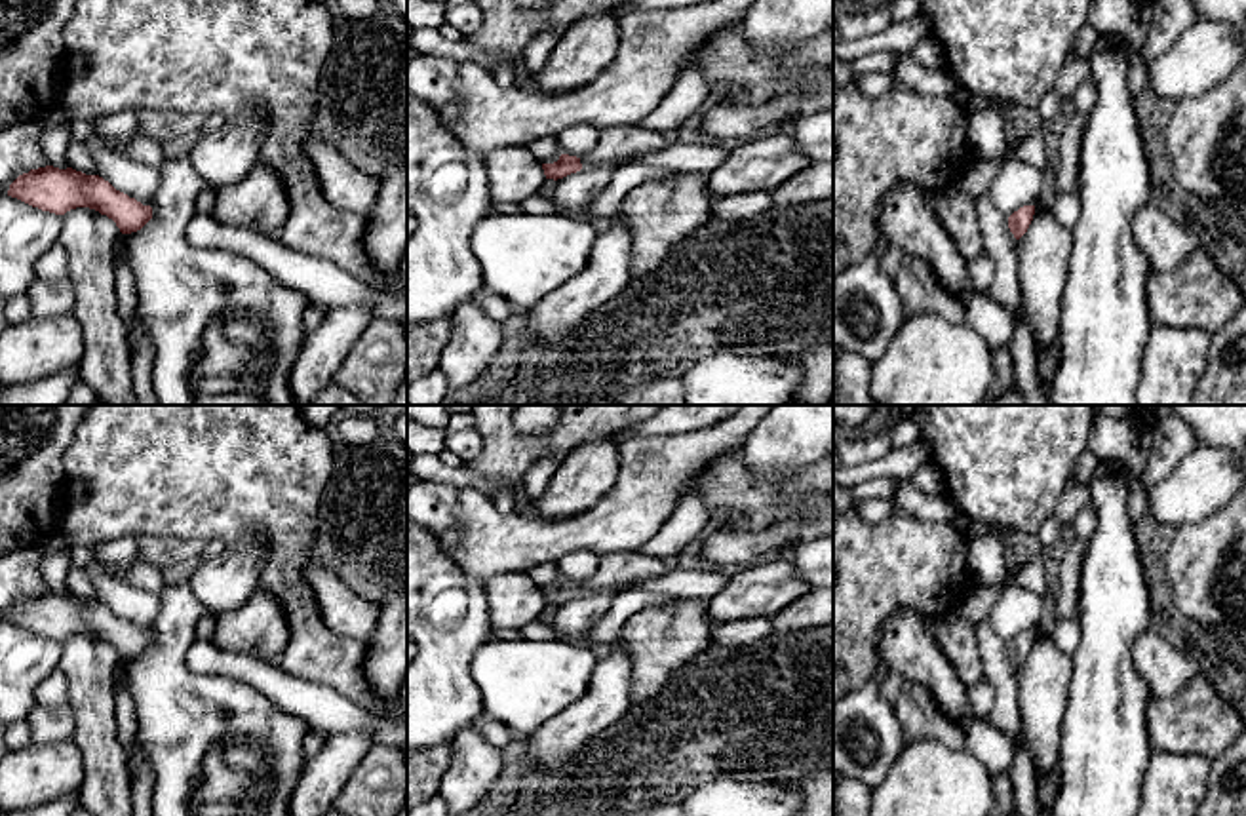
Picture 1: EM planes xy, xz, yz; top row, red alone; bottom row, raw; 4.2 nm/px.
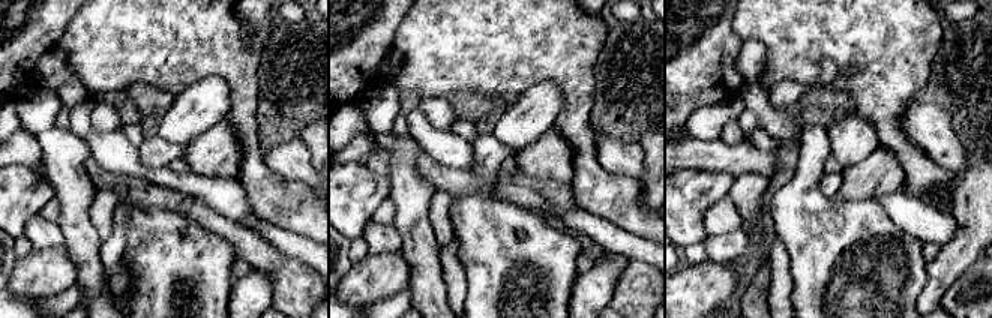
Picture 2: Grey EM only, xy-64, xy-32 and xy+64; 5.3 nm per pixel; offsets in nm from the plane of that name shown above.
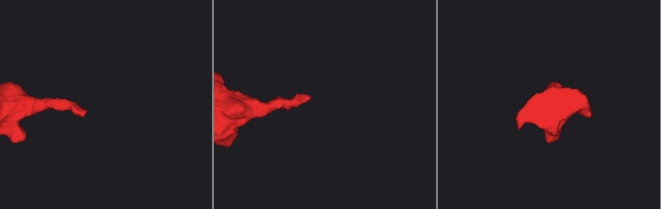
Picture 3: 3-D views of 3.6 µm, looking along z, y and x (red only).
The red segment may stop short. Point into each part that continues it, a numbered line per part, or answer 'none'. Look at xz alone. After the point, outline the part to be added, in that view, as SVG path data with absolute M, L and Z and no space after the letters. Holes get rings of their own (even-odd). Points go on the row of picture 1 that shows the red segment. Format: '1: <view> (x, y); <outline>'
1: xz (617, 145); M609 127L599 131L597 145L580 156L582 169L594 165L618 167L633 162L637 156L652 154L668 148L670 143L662 133L643 127Z

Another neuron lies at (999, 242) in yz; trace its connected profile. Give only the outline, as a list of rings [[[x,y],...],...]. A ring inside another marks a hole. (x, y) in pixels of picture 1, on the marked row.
[[[987,194],[976,202],[983,253],[995,262],[991,297],[1014,316],[1014,337],[1008,344],[1014,359],[1014,386],[1023,394],[1025,405],[1050,405],[1037,375],[1037,344],[1031,327],[1020,316],[1022,295],[1018,287],[1016,238],[1004,217]]]

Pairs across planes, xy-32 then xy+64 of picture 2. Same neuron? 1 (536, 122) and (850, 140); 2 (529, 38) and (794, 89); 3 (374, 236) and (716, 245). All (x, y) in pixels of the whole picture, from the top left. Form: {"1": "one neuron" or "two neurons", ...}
{"1": "one neuron", "2": "two neurons", "3": "one neuron"}

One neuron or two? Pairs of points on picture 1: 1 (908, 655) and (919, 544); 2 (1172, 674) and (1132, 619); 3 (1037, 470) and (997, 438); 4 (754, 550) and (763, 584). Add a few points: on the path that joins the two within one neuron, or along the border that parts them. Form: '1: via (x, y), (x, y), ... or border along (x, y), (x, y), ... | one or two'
1: border along (933, 622), (914, 611), (893, 611), (877, 640) | two
2: border along (1151, 626), (1132, 649), (1132, 664), (1144, 680) | two
3: via (1028, 461), (1007, 440) | one
4: border along (777, 554), (742, 567) | two

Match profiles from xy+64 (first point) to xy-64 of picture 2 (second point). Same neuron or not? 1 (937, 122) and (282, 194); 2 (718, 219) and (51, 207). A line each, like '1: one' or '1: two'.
1: two
2: one

